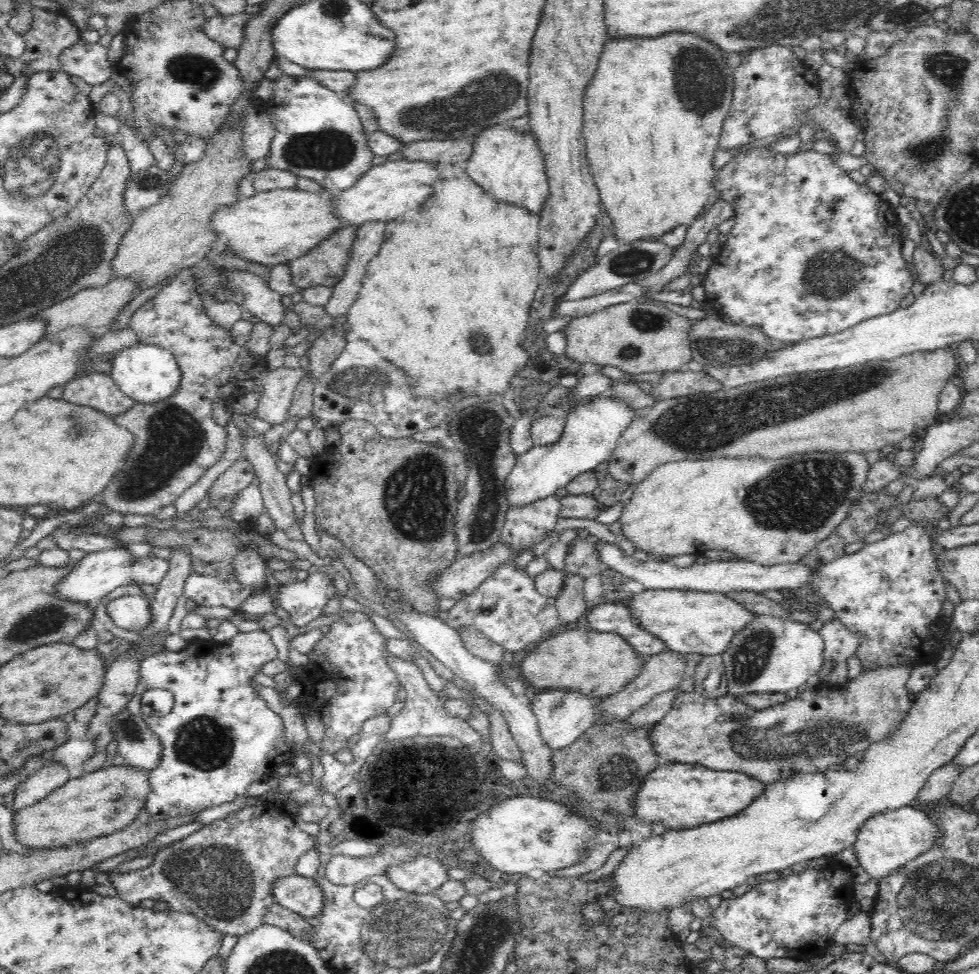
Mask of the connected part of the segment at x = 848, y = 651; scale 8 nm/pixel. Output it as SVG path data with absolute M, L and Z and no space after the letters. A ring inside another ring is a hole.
M838 619L830 620L826 624L818 624L817 629L824 639L824 663L847 662L855 656L858 646L864 637L860 633L848 631Z

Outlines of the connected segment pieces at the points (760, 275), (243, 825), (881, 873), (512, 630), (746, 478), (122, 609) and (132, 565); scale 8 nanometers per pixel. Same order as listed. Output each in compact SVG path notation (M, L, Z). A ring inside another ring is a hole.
M751 149L744 154L738 154L722 169L716 170L716 174L716 193L718 193L718 197L733 204L733 208L735 208L733 216L736 224L727 234L727 240L721 246L720 253L712 257L713 261L705 273L702 285L705 289L704 302L717 314L726 316L730 322L746 327L756 327L766 336L780 342L795 343L842 332L863 320L894 312L902 304L902 299L911 293L914 280L902 257L904 239L901 232L903 228L898 225L899 221L894 208L884 204L882 197L870 191L866 183L859 185L852 181L849 172L840 169L830 155L819 154L812 150L784 155L782 152L778 153L772 149Z
M242 807L226 818L203 824L196 832L162 847L150 866L122 874L115 870L108 872L117 891L116 896L130 905L138 905L142 900L168 902L170 910L194 915L222 936L232 934L239 937L260 928L267 923L264 921L266 914L277 904L272 897L274 884L284 876L296 874L300 856L317 848L317 837L300 830L296 819L285 817L284 820L274 820L266 810L262 810L264 807Z
M912 804L872 815L859 829L853 848L859 864L872 878L881 879L928 852L940 840L940 829L925 808Z
M514 559L506 561L501 567L498 567L478 588L467 594L464 598L458 599L455 605L448 611L446 625L451 626L456 631L461 629L473 628L482 632L482 635L489 637L492 642L500 644L505 651L511 652L520 658L528 652L534 644L544 635L553 634L553 630L561 624L559 618L557 602L551 596L541 595L535 587L532 579L526 569L516 568Z
M802 452L794 456L780 458L764 458L762 456L744 456L736 458L711 458L708 460L688 460L665 462L657 466L648 476L634 487L630 501L625 505L619 517L621 524L621 535L634 543L637 555L649 558L660 558L660 556L678 556L678 554L694 554L702 556L707 550L728 550L733 552L739 559L755 562L762 566L774 566L782 563L795 563L801 561L816 545L834 532L835 528L843 522L852 510L850 502L858 496L862 490L862 484L866 482L866 476L870 465L865 457L866 452Z
M140 595L117 597L108 602L105 611L118 628L127 631L142 632L152 624L149 600Z
M125 546L118 548L106 548L96 552L86 553L82 560L74 563L68 574L55 584L55 593L62 600L75 600L88 604L101 599L118 586L130 584L152 584L158 586L167 575L169 561L149 554L135 559Z

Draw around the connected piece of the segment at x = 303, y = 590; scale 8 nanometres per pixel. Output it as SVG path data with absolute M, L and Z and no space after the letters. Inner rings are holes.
M312 569L312 586L282 586L280 594L272 597L272 604L296 626L306 626L322 616L328 600L335 595L332 581L326 573Z

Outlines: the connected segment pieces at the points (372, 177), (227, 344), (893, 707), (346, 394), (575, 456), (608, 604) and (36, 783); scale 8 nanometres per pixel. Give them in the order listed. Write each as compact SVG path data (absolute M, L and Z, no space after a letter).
M398 160L373 166L352 186L339 193L334 200L334 215L346 225L360 226L366 222L390 223L400 218L404 212L410 212L412 208L420 208L433 196L434 184L440 182L438 163L410 162Z
M195 267L181 270L180 275L168 286L162 288L144 304L139 305L130 320L129 328L137 334L140 343L156 344L172 351L180 367L182 378L179 389L170 398L152 404L135 402L131 409L115 418L116 424L132 433L133 440L130 446L132 450L128 450L124 466L120 468L120 472L116 472L116 476L102 490L101 495L105 508L120 514L156 514L164 506L174 504L184 491L194 486L204 476L208 468L220 460L224 451L230 446L226 443L226 427L218 425L213 420L214 402L218 398L223 398L229 405L236 396L258 390L260 397L255 410L256 416L270 425L282 424L288 420L294 391L298 388L300 380L306 376L305 366L299 369L288 369L281 364L277 370L268 372L265 356L252 354L245 345L239 346L234 342L230 331L216 327L212 319L205 314L201 296L195 293L196 271Z
M908 665L863 670L854 680L841 687L826 684L814 687L813 689L801 689L796 698L760 710L756 710L755 708L748 706L748 704L744 704L744 702L734 699L732 696L726 695L716 699L710 699L696 691L679 692L679 696L675 699L670 712L651 728L650 741L652 741L652 747L654 747L654 751L659 757L659 765L665 765L666 763L698 764L710 770L741 772L762 781L765 785L774 784L774 782L790 778L792 775L824 772L824 770L829 769L831 765L844 764L850 756L860 756L860 754L864 754L871 743L880 742L880 740L890 738L890 736L894 734L894 730L900 728L900 724L902 724L905 717L908 716L908 712L910 712L910 708L912 708L913 704L911 698L909 698L909 691L907 690L911 670L912 669L910 669Z
M352 340L346 343L344 350L332 362L332 368L328 372L324 372L315 382L313 390L313 412L312 417L323 428L333 424L340 425L348 420L366 420L380 434L389 439L399 439L404 437L412 437L413 434L424 432L428 428L434 428L442 423L444 418L454 408L454 399L458 401L458 395L448 395L439 399L424 399L416 397L412 393L412 380L406 376L406 371L392 364L380 355L380 351L376 350L365 340Z
M609 394L592 397L589 403L578 405L565 416L566 424L558 442L544 446L534 445L517 458L504 486L508 506L524 506L552 496L553 492L566 487L578 475L592 471L607 461L624 430L632 423L634 414L635 411L625 401Z
M618 597L602 600L590 610L587 618L593 631L612 632L622 636L640 656L652 657L669 650L660 638L650 635L641 628L630 607L623 605Z
M51 761L17 785L14 790L15 797L11 809L13 812L18 812L22 808L40 802L56 788L60 788L62 784L71 780L73 775L74 772L68 767Z

